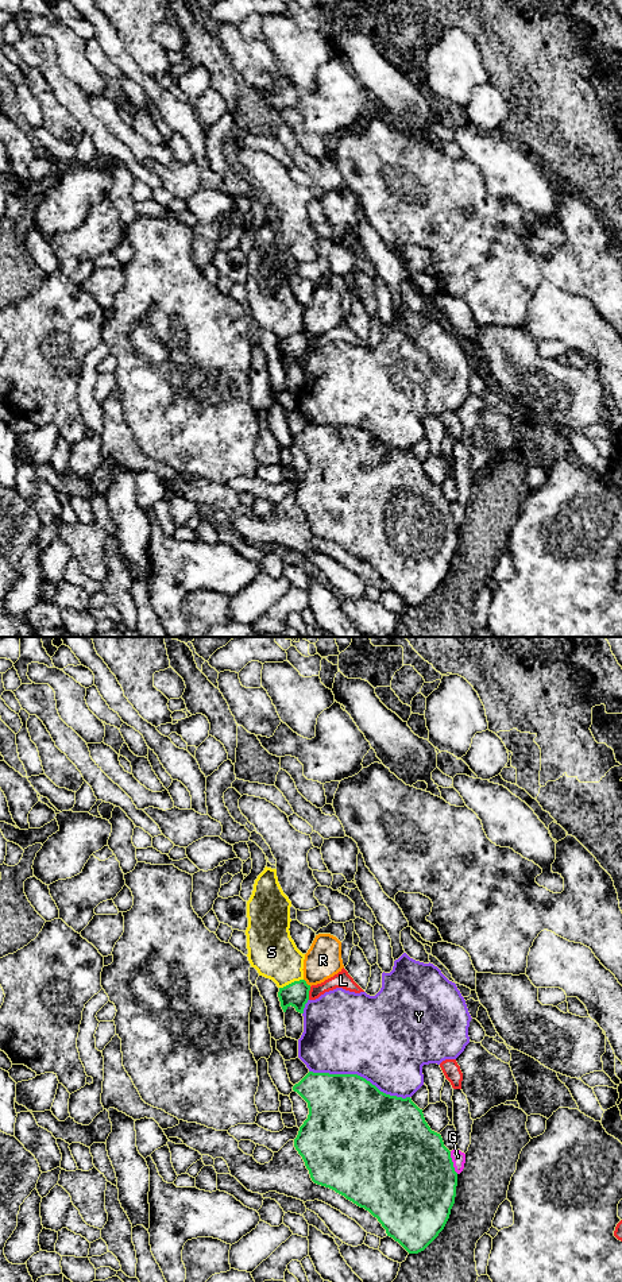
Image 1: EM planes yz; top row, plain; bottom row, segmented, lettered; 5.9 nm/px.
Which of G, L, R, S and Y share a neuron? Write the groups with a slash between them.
G / L / R / S / Y

